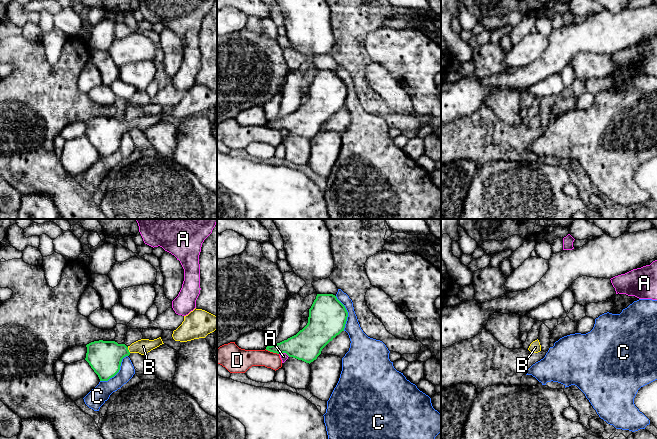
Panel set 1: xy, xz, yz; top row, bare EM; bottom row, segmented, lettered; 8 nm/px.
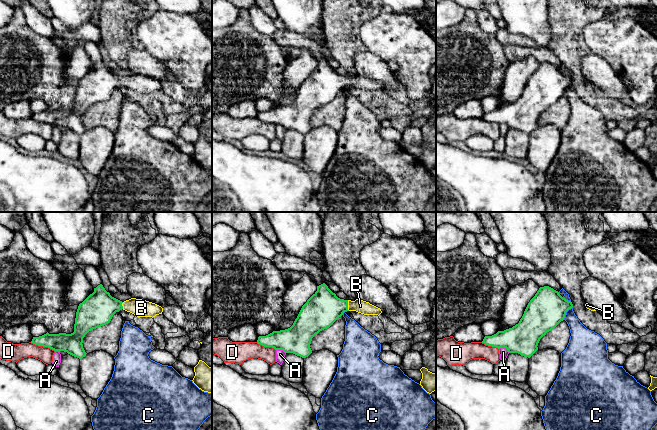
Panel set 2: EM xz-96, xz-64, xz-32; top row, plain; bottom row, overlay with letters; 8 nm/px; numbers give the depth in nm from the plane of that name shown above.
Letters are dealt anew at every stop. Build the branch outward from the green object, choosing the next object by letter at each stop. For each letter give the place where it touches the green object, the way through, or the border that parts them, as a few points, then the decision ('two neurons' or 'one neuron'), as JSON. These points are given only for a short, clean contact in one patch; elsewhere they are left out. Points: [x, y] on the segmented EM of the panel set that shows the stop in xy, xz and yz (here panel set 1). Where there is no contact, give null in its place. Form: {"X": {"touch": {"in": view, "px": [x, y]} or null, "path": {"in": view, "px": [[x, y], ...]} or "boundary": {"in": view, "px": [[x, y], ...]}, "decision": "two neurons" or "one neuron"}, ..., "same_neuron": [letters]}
{"A": {"touch": {"in": "xz", "px": [284, 352]}, "decision": "two neurons"}, "B": {"touch": {"in": "xy", "px": [128, 350]}, "path": {"in": "xy", "px": [[105, 357], [110, 353], [128, 350], [143, 346]]}, "decision": "one neuron"}, "C": {"touch": {"in": "xy", "px": [117, 372]}, "decision": "two neurons"}, "D": {"touch": {"in": "xz", "px": [272, 351]}, "decision": "two neurons"}, "same_neuron": ["B"]}

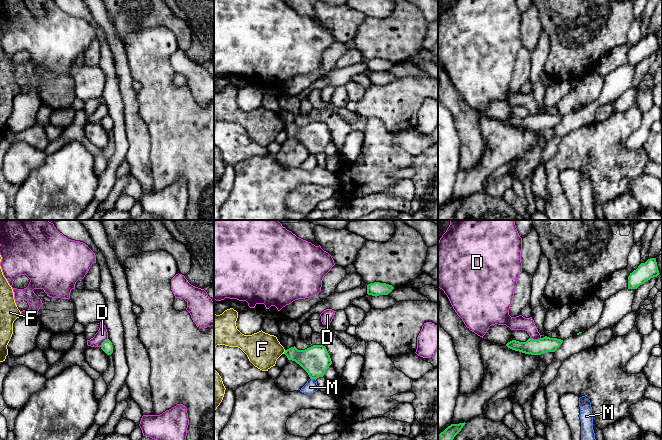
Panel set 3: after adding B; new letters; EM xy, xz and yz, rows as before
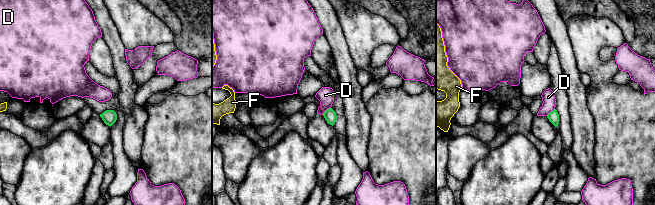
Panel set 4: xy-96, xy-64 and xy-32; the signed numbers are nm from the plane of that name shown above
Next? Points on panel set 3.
{"D": {"touch": {"in": "yz", "px": [535, 340]}, "decision": "two neurons"}, "F": {"touch": {"in": "xz", "px": [284, 352]}, "decision": "two neurons"}, "M": {"touch": {"in": "xz", "px": [313, 378]}, "boundary": {"in": "xz", "px": [[310, 377], [315, 380]]}, "decision": "two neurons"}, "same_neuron": []}

